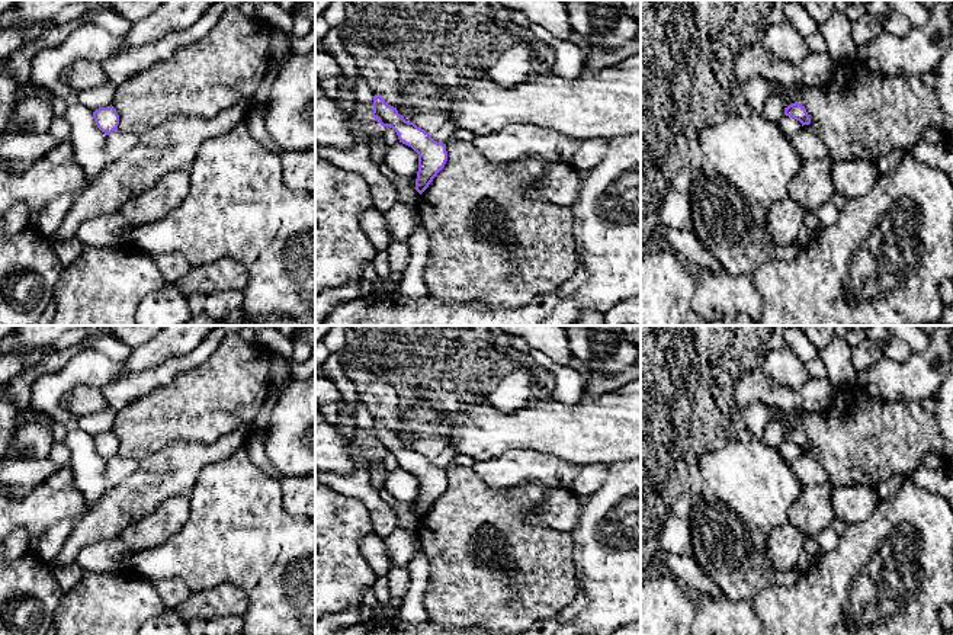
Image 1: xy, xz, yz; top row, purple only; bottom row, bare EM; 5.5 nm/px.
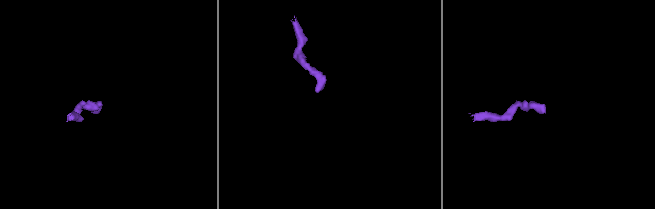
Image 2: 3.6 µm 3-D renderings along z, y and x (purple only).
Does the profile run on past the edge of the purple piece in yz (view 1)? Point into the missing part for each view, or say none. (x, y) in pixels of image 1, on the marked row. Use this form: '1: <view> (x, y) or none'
1: none

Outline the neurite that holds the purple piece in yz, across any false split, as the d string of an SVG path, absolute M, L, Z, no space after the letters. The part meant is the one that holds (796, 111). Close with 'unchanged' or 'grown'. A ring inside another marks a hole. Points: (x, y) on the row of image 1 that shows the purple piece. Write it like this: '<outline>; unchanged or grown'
M798 102L784 108L784 115L799 121L802 124L802 126L811 124L811 118L809 118L806 109Z; unchanged

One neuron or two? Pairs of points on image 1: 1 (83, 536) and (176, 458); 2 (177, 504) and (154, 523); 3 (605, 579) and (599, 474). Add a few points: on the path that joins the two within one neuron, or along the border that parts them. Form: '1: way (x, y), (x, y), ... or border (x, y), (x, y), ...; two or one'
1: way (106, 515), (132, 488), (144, 487), (153, 478); one
2: way (172, 510), (160, 522); one
3: border (609, 467), (606, 480), (589, 496); two

